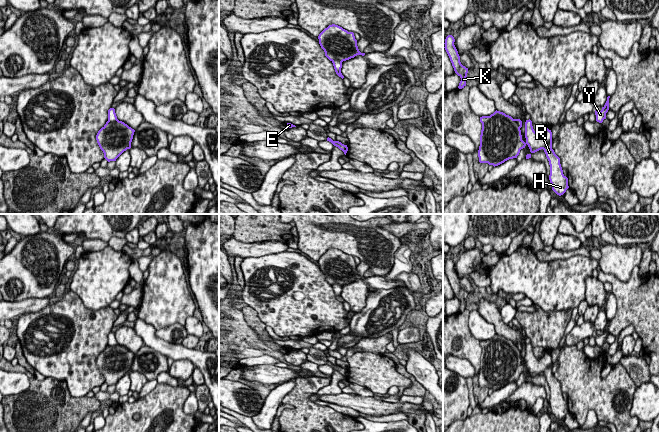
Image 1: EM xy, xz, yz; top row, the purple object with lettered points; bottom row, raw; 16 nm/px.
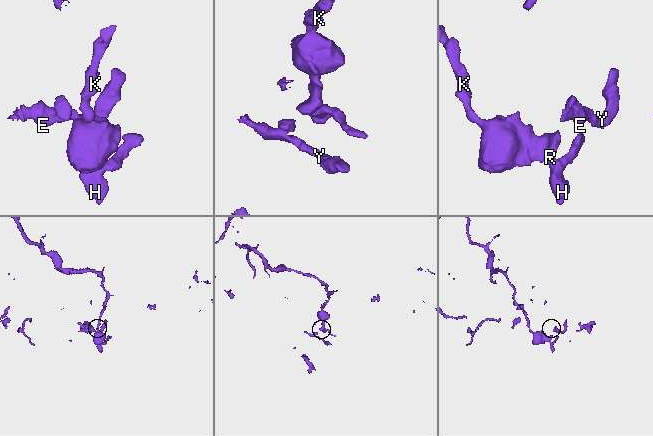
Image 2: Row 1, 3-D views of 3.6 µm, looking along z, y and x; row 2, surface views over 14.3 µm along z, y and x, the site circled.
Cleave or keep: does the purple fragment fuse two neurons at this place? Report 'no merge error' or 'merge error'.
merge error

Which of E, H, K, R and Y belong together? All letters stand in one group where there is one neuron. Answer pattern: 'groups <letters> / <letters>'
groups E H R Y / K

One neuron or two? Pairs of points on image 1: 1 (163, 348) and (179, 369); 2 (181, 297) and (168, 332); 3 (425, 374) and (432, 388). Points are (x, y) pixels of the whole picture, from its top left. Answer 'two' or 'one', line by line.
1: two
2: two
3: one

